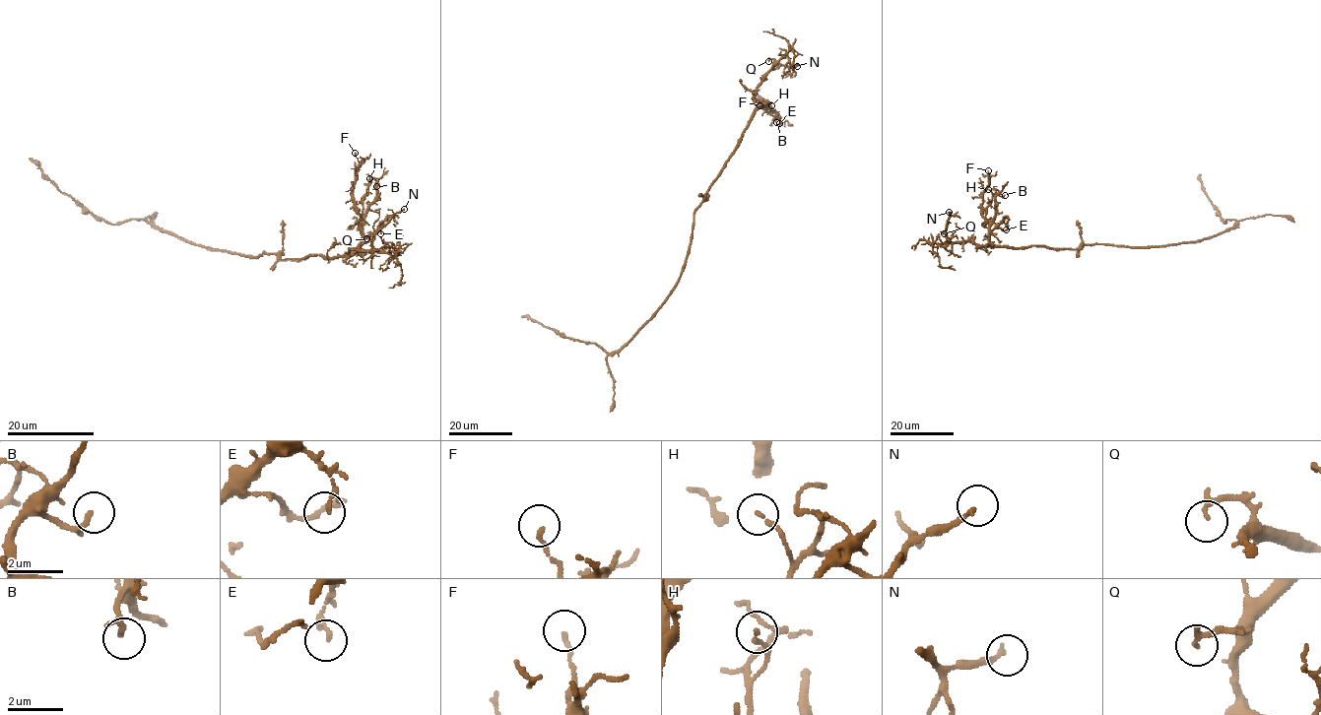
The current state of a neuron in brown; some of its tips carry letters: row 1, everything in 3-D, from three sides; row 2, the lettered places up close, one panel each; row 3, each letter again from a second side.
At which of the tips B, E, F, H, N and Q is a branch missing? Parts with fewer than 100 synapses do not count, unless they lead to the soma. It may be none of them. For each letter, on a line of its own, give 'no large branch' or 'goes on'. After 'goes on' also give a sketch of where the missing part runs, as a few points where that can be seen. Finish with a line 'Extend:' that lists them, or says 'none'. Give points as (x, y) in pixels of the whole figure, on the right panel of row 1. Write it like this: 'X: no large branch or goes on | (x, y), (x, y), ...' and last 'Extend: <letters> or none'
B: no large branch
E: no large branch
F: no large branch
H: no large branch
N: no large branch
Q: no large branch
Extend: none

